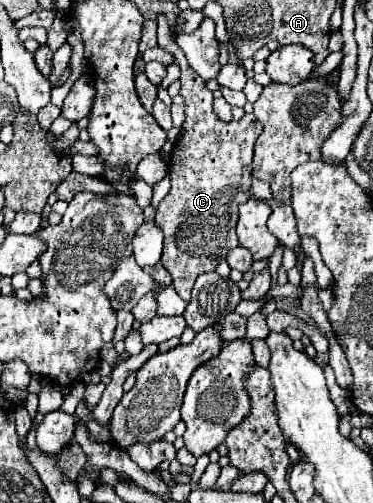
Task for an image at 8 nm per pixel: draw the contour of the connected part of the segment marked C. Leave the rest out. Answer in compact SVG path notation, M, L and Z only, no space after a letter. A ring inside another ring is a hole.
M159 18L163 26L157 30L159 46L171 52L181 66L181 90L185 100L185 134L175 142L171 154L171 190L157 206L155 222L165 232L165 248L161 264L173 276L173 288L189 302L191 288L199 274L213 272L215 266L225 260L227 252L237 248L237 208L251 196L251 162L253 144L261 134L261 124L253 114L245 114L237 122L219 122L213 112L213 94L205 88L205 82L193 74L181 48L173 44L169 24Z

